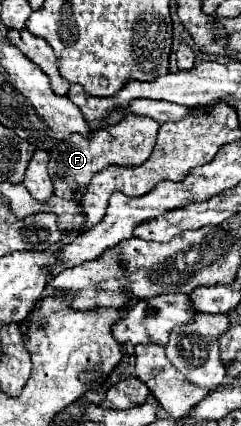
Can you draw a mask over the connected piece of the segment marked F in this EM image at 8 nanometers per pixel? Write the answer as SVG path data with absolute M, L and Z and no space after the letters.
M126 115L118 125L94 131L90 139L84 139L82 135L68 137L52 151L50 163L48 163L48 173L54 185L54 195L68 199L68 201L80 201L84 189L88 187L90 179L98 171L110 165L122 165L122 167L142 165L150 157L156 145L158 129L160 129L160 123L152 121L150 117Z

